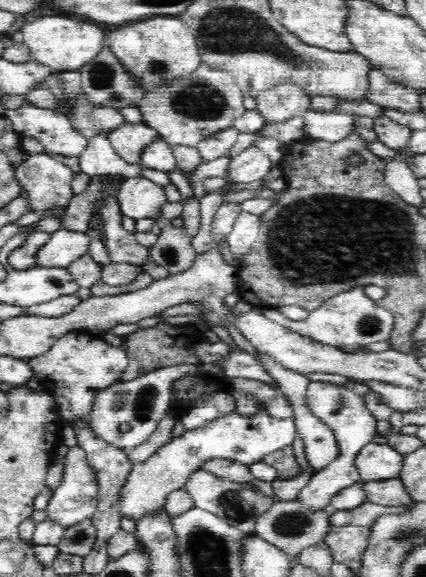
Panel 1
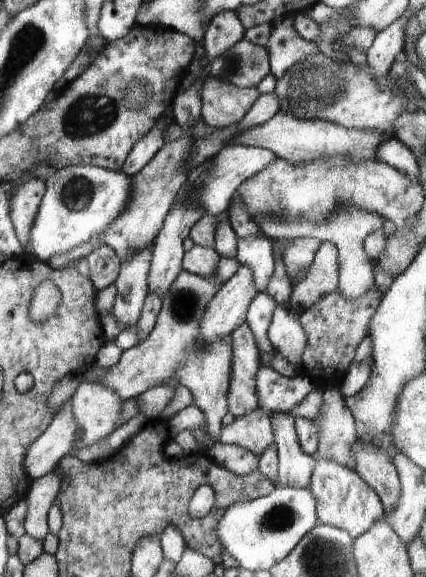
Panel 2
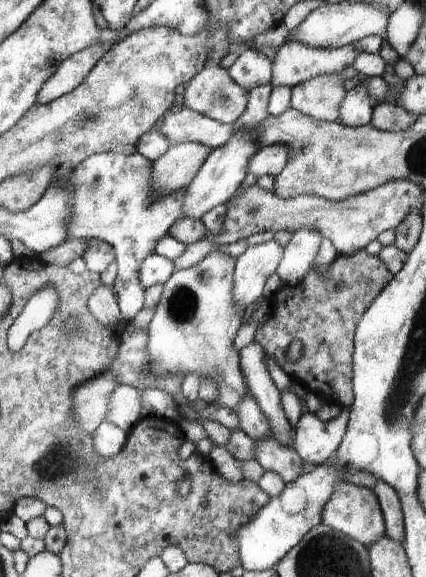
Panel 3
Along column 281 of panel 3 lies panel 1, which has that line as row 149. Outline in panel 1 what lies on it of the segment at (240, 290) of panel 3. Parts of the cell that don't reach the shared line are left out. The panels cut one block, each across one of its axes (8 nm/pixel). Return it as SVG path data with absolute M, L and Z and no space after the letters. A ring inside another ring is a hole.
M250 145L230 159L228 176L224 176L224 179L230 184L254 182L266 176L272 167L268 155L258 147Z

